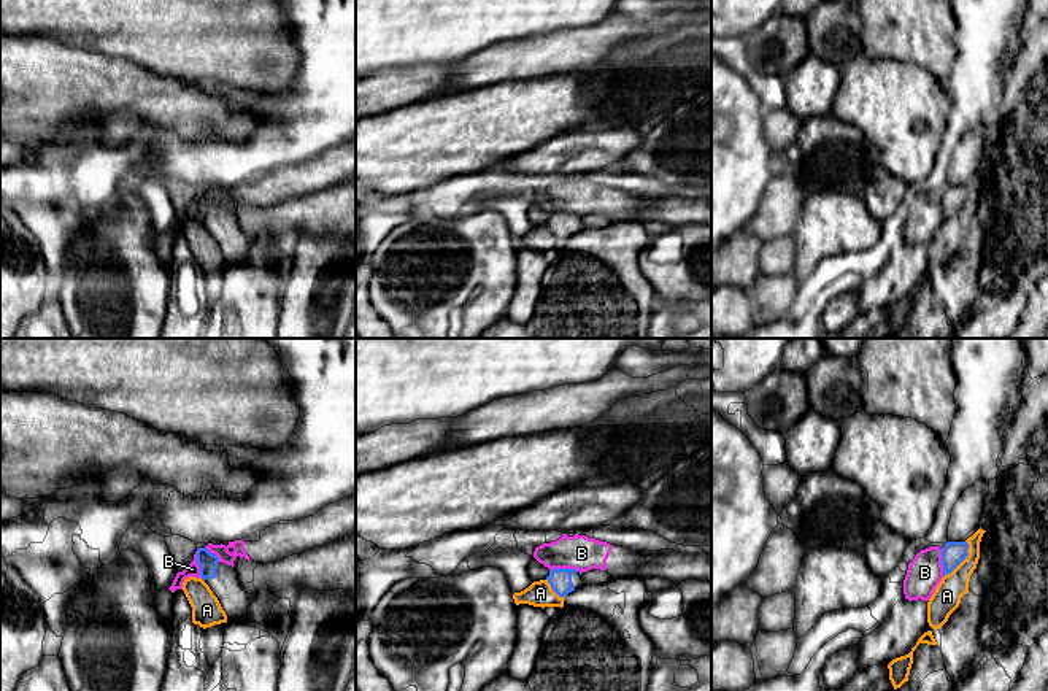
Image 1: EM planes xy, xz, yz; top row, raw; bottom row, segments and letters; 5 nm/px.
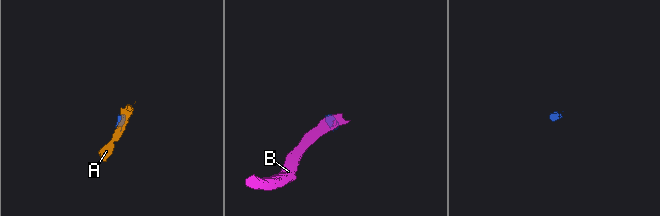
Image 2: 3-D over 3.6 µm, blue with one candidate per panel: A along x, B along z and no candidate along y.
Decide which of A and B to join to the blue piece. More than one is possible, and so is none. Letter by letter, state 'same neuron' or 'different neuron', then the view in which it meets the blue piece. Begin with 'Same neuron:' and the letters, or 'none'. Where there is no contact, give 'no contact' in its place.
Same neuron: none
A: different neuron; contact in yz
B: different neuron; contact in xz

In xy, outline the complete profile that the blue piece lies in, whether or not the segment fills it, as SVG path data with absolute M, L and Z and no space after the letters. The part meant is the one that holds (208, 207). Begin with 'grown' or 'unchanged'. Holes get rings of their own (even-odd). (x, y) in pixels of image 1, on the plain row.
grown; M206 191L197 194L197 208L200 210L202 224L218 241L225 259L229 262L245 261L248 257L249 238L241 230L235 213L221 207Z

